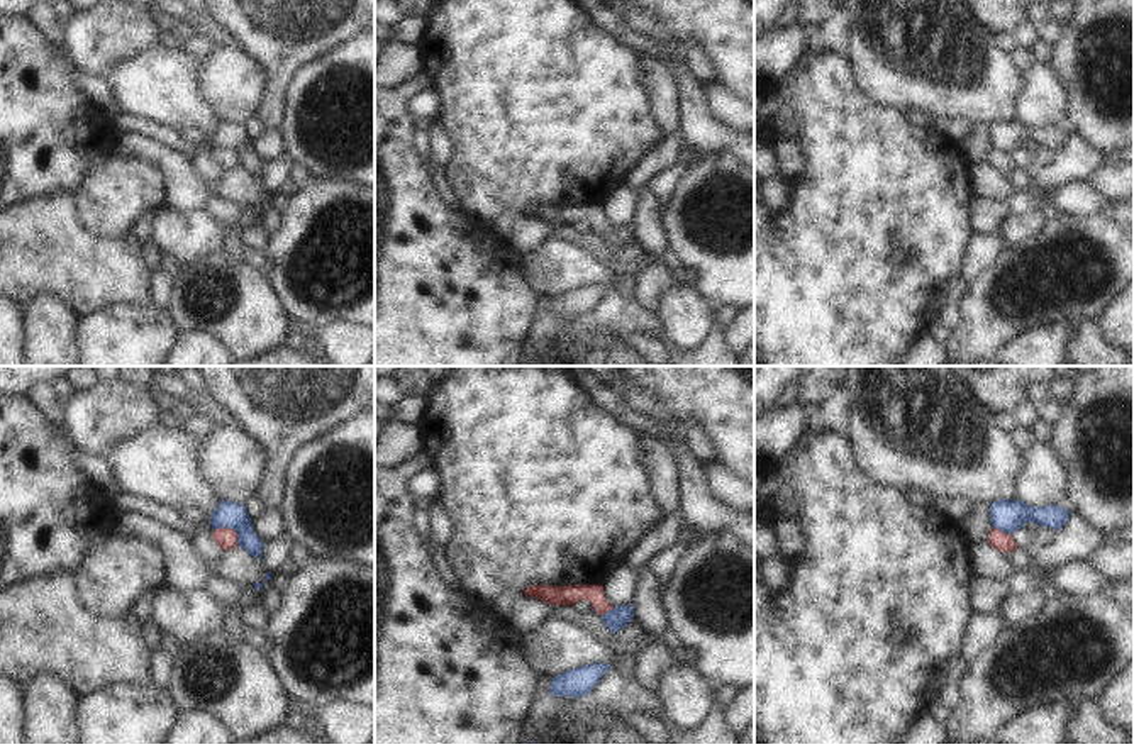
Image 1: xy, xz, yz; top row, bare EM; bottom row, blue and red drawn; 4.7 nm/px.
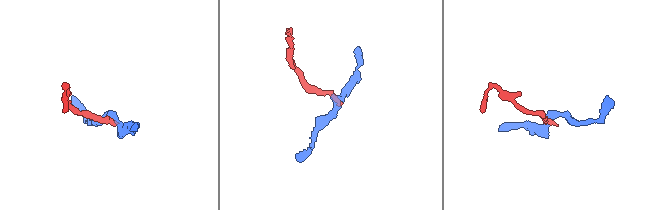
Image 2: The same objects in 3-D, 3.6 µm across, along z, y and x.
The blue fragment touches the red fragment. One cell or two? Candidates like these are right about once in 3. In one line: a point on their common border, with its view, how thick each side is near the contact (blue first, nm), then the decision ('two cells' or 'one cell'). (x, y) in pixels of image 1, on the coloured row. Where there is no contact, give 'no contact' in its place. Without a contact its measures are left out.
xy (231, 527) | 130/100 nm | two cells

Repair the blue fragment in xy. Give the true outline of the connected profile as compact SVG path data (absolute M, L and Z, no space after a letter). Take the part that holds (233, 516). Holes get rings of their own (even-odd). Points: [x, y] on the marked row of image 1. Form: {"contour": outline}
{"contour": "M222 500L212 512L210 525L214 530L219 527L236 530L237 544L261 561L264 544L254 532L251 517L247 515L244 503Z"}

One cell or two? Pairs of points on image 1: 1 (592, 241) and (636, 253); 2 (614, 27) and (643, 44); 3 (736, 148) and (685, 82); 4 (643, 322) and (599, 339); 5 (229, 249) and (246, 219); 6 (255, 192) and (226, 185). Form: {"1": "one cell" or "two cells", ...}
{"1": "one cell", "2": "one cell", "3": "one cell", "4": "two cells", "5": "one cell", "6": "one cell"}

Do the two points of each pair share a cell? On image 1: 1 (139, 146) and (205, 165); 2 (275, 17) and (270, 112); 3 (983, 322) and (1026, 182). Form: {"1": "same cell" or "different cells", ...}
{"1": "different cells", "2": "same cell", "3": "same cell"}

